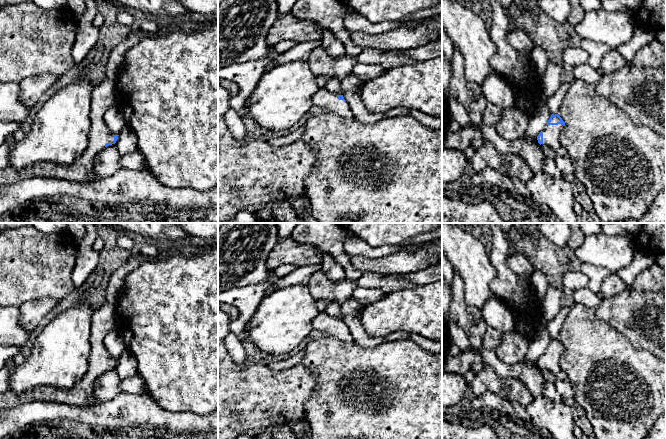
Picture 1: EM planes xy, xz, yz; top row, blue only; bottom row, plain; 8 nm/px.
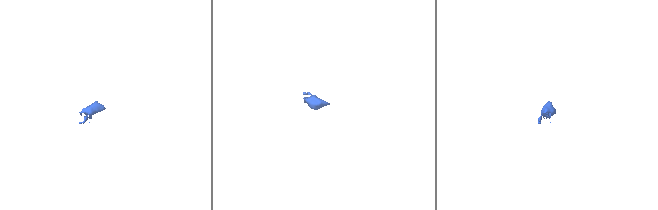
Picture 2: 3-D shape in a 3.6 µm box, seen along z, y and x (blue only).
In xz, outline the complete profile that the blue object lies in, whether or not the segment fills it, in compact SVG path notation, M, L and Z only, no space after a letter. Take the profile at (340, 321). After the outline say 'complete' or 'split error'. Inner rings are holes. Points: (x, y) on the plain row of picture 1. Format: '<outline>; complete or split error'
M320 312L313 320L313 329L325 332L329 337L345 343L353 342L353 337L343 319L330 317L326 312Z; split error

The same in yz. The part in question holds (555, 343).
M552 338L544 354L537 360L538 367L556 374L561 370L559 360L564 350L562 342L558 338Z; split error

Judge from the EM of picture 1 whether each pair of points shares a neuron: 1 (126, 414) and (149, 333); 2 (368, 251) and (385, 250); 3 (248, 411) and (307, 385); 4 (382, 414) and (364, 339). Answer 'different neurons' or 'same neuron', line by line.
1: different neurons
2: same neuron
3: same neuron
4: different neurons

